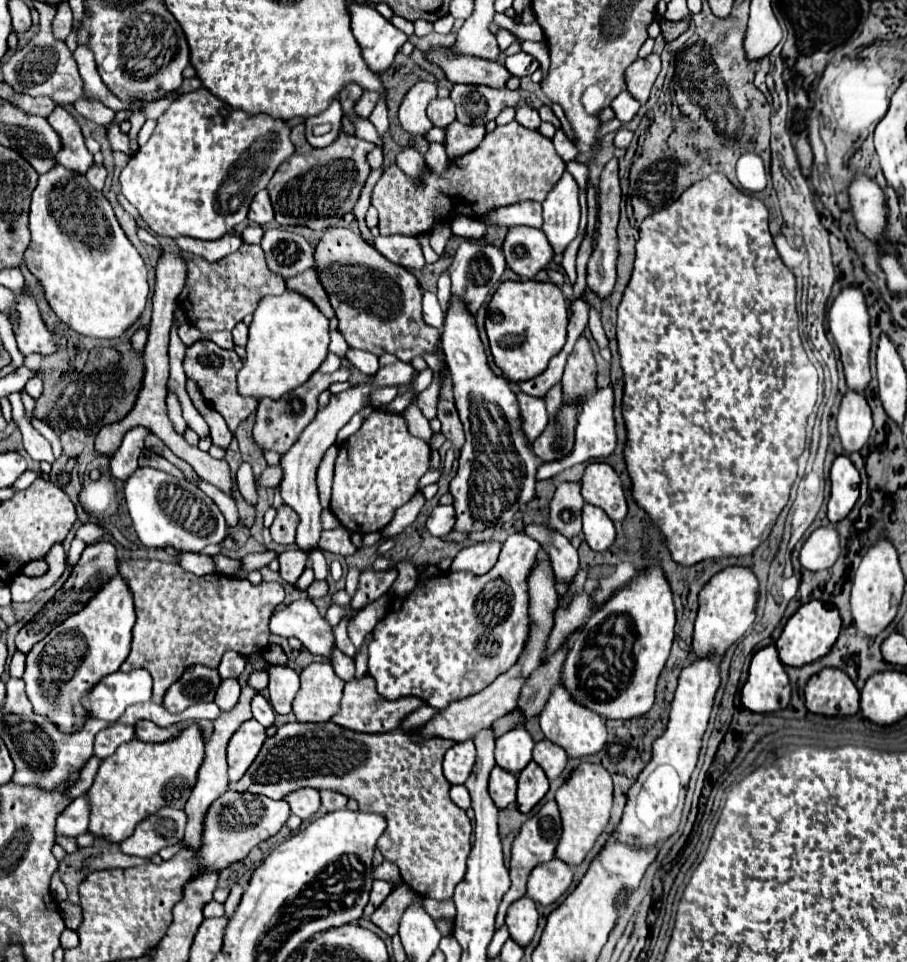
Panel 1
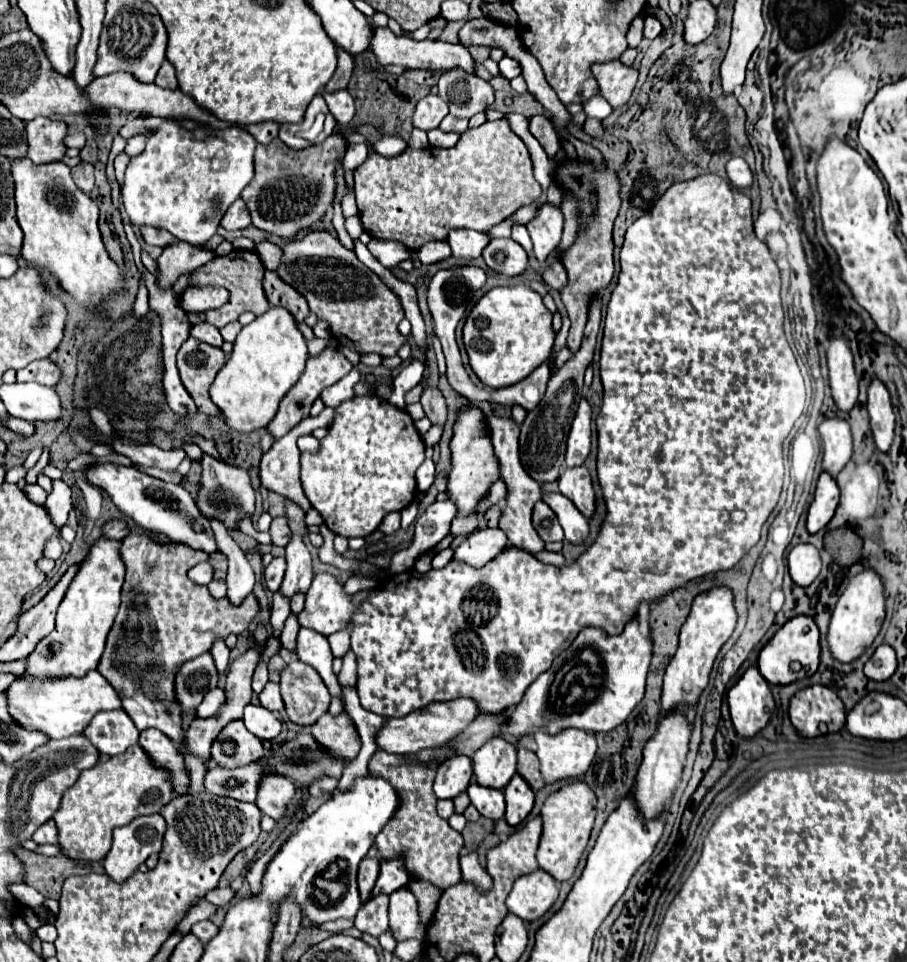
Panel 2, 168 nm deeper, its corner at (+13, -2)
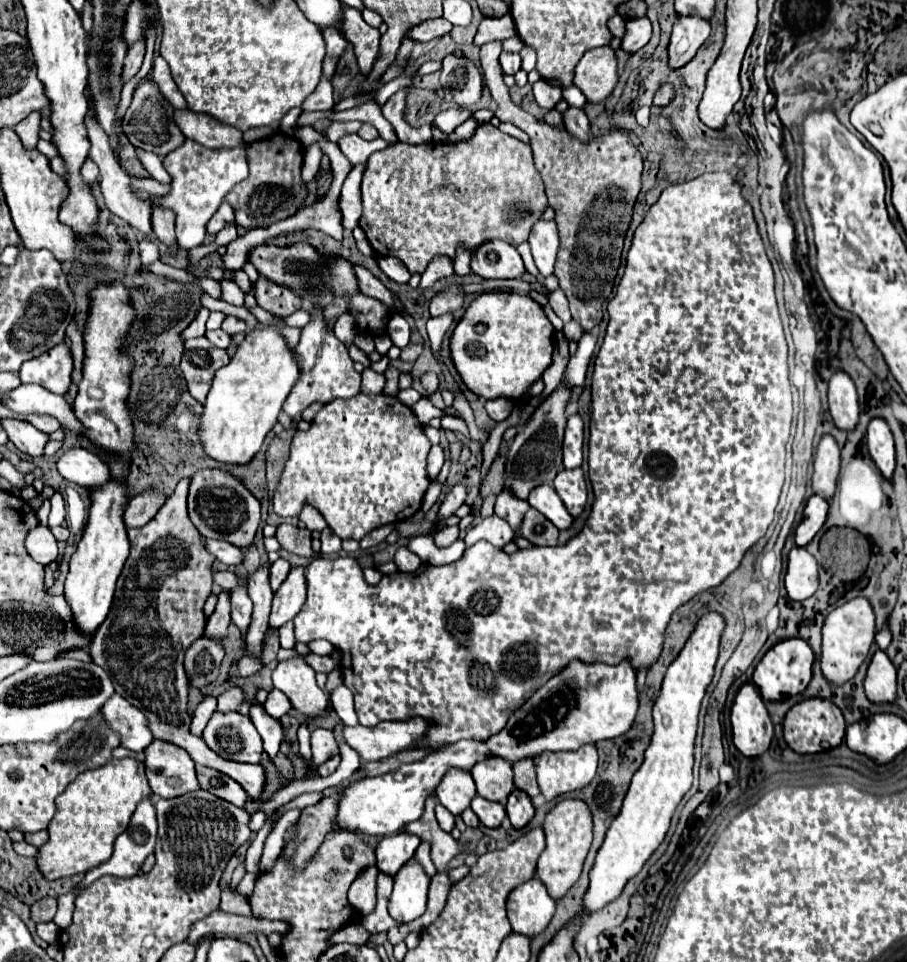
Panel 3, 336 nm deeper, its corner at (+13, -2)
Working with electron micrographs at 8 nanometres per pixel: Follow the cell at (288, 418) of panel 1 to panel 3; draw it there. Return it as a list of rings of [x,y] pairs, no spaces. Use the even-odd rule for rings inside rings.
[[[321,309],[313,311],[311,323],[303,327],[301,341],[295,347],[295,355],[297,355],[301,375],[299,375],[297,385],[293,385],[293,391],[289,393],[289,397],[283,403],[283,411],[291,419],[297,419],[315,401],[325,405],[325,403],[331,403],[333,399],[355,397],[359,393],[361,375],[353,369],[353,359],[349,357],[347,347],[335,335],[329,333],[327,323],[321,317]]]

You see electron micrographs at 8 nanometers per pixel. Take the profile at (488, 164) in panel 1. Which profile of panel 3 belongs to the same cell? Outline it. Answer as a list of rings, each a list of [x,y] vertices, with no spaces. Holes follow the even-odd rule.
[[[483,123],[477,127],[475,135],[459,143],[395,143],[383,151],[375,151],[367,159],[361,181],[363,193],[363,215],[361,229],[365,231],[371,247],[379,255],[393,255],[405,263],[411,273],[423,273],[427,263],[435,255],[455,257],[455,247],[465,243],[471,249],[479,245],[501,239],[511,245],[519,245],[529,237],[531,225],[541,219],[547,209],[547,197],[543,181],[533,165],[531,147],[519,139],[505,135],[499,127]]]

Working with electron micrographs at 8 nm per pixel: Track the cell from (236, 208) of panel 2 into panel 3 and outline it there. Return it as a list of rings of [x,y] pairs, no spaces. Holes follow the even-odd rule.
[[[221,203],[221,207],[219,207],[217,213],[213,215],[213,219],[209,219],[207,231],[209,231],[209,233],[217,233],[217,231],[221,231],[225,225],[229,225],[229,223],[235,223],[235,211],[233,211],[233,207],[231,207],[229,203]]]

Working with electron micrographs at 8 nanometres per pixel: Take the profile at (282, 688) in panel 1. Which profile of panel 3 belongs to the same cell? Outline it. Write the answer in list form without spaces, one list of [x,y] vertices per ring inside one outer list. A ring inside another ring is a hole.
[[[273,689],[273,691],[269,693],[269,697],[267,697],[267,701],[263,703],[263,707],[265,707],[265,711],[267,711],[271,717],[281,719],[281,717],[291,709],[291,703],[289,703],[289,699],[287,699],[279,689]]]

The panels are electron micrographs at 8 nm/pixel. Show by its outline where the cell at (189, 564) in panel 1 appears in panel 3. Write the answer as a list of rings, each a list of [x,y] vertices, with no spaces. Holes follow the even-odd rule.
[[[215,571],[213,573],[213,583],[217,583],[221,589],[233,589],[237,585],[237,579],[235,579],[235,573],[231,571]]]

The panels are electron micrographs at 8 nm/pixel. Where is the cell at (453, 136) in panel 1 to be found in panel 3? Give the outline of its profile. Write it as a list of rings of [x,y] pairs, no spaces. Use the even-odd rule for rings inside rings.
[[[453,107],[453,109],[441,111],[437,115],[437,119],[433,121],[433,125],[437,125],[443,133],[453,133],[469,117],[471,117],[471,111],[469,109],[465,109],[465,107]]]

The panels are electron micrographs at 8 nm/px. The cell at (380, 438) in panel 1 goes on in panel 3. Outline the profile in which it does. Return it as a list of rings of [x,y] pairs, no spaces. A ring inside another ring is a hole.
[[[359,393],[351,399],[331,401],[317,413],[309,431],[297,431],[293,435],[291,455],[273,497],[273,511],[281,517],[299,515],[301,505],[309,503],[325,517],[337,537],[361,541],[369,531],[387,523],[405,521],[421,509],[425,489],[429,487],[425,471],[429,447],[431,443],[423,433],[423,425],[397,397]]]

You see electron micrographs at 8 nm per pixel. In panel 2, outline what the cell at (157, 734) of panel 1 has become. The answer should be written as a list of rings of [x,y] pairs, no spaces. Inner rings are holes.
[[[157,729],[141,731],[139,745],[151,757],[153,767],[169,771],[175,793],[185,795],[189,785],[189,775],[185,771],[185,761],[181,759],[181,751],[177,749],[177,745],[173,745],[173,741]]]

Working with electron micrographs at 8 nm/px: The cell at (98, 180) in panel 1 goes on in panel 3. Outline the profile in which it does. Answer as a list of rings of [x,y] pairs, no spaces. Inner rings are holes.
[[[85,159],[85,163],[83,163],[83,167],[81,167],[81,177],[85,179],[85,183],[95,183],[95,179],[99,177],[99,169],[97,169],[97,165],[91,161],[91,159]]]

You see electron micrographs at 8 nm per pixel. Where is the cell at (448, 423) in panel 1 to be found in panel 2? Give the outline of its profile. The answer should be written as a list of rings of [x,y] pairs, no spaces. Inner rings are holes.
[[[427,387],[421,395],[421,405],[427,413],[427,417],[431,419],[433,425],[445,425],[447,419],[447,407],[445,407],[445,399],[441,395],[441,391],[437,387]]]

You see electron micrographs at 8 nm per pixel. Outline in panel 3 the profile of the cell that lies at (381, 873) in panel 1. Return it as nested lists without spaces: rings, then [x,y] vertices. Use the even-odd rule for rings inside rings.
[[[369,865],[367,869],[363,869],[359,873],[359,877],[349,887],[349,893],[347,893],[349,905],[357,913],[361,913],[361,915],[371,913],[373,907],[375,907],[375,891],[377,891],[375,883],[377,883],[377,875],[379,875],[377,867]]]

